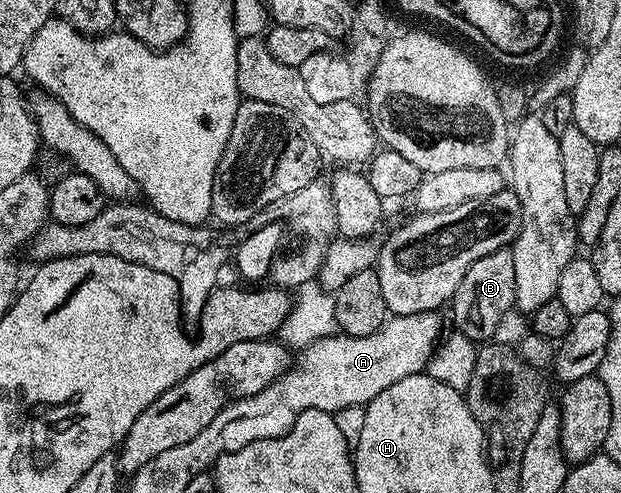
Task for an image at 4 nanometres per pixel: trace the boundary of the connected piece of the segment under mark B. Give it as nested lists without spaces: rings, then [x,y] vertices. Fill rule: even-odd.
[[[510,247],[498,248],[477,258],[477,262],[465,270],[465,278],[461,278],[449,301],[449,308],[455,311],[454,327],[458,331],[464,332],[470,340],[486,341],[487,332],[493,331],[502,322],[503,315],[515,308],[515,275]]]

